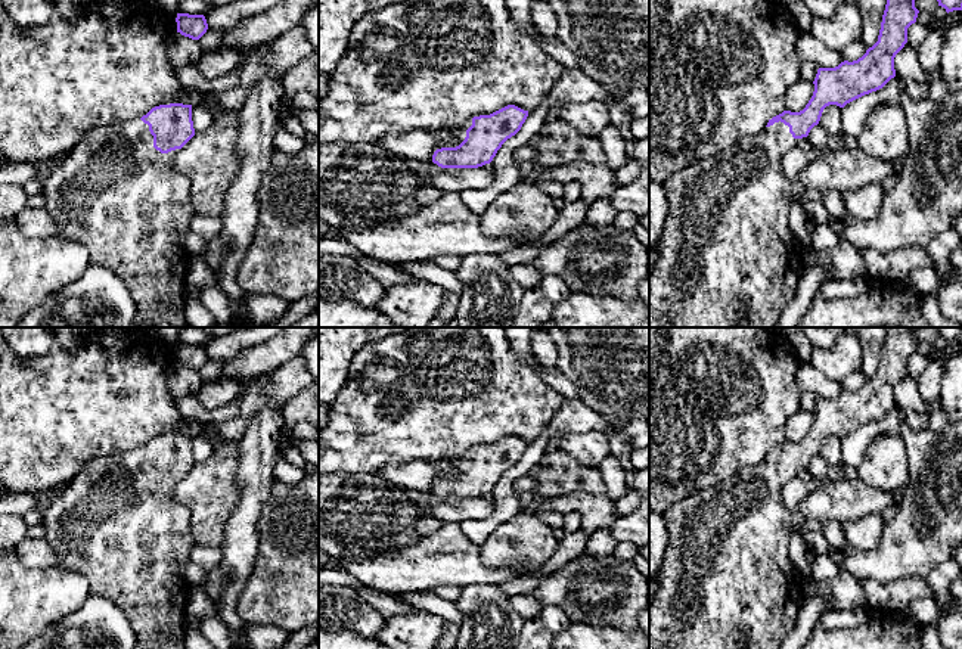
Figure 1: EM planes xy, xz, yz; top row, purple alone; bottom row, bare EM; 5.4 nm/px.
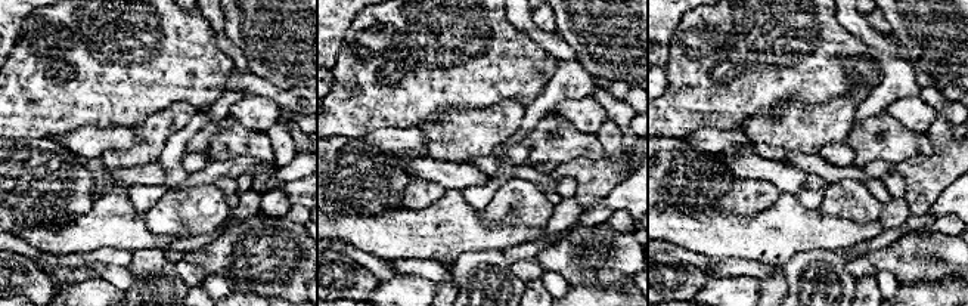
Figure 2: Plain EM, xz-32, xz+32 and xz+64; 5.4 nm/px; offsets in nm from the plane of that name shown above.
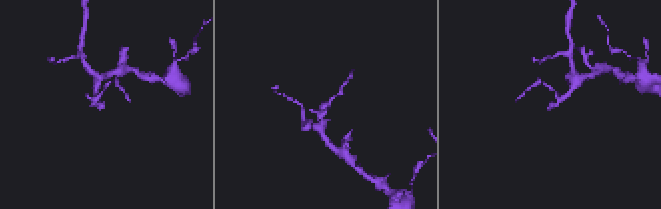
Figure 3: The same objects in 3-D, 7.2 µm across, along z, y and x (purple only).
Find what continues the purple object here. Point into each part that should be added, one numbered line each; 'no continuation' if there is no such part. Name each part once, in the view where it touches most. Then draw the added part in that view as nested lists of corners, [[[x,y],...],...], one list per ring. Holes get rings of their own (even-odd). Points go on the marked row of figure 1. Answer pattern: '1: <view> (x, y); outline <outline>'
1: xy (114, 193); outline [[[134,118],[87,131],[80,143],[52,165],[44,180],[46,209],[58,227],[55,237],[83,245],[89,254],[89,264],[111,270],[125,283],[136,304],[133,327],[143,324],[153,327],[161,322],[174,327],[189,324],[184,311],[184,286],[190,257],[186,254],[181,239],[190,230],[195,209],[189,180],[173,167],[179,152],[180,149],[168,153],[156,150],[149,125],[140,118]]]

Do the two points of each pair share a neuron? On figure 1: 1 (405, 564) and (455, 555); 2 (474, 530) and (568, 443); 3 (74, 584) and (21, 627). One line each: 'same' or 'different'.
1: same
2: different
3: same

